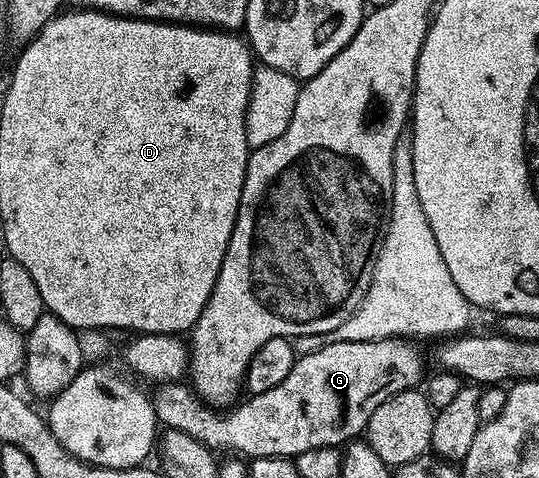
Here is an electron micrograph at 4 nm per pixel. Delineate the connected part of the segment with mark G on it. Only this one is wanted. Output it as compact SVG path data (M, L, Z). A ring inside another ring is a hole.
M396 338L373 342L333 342L329 346L321 346L321 350L313 350L298 357L293 370L289 370L289 374L285 374L277 386L248 395L244 404L236 403L230 410L216 410L204 404L190 383L163 382L153 392L155 418L163 428L181 430L197 438L197 442L207 448L220 453L236 452L239 458L294 458L305 454L305 450L343 446L366 433L369 418L373 418L373 410L377 410L385 398L415 388L418 380L420 383L424 379L423 356L411 344L414 343L410 339Z

